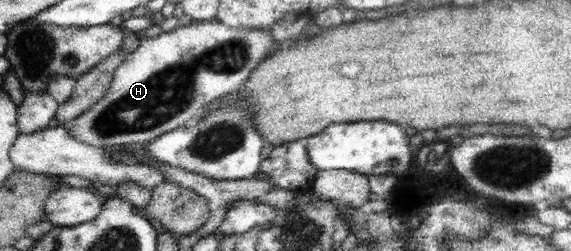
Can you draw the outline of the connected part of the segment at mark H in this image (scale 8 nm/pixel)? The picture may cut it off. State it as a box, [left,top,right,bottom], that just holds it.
[70,18,273,149]

